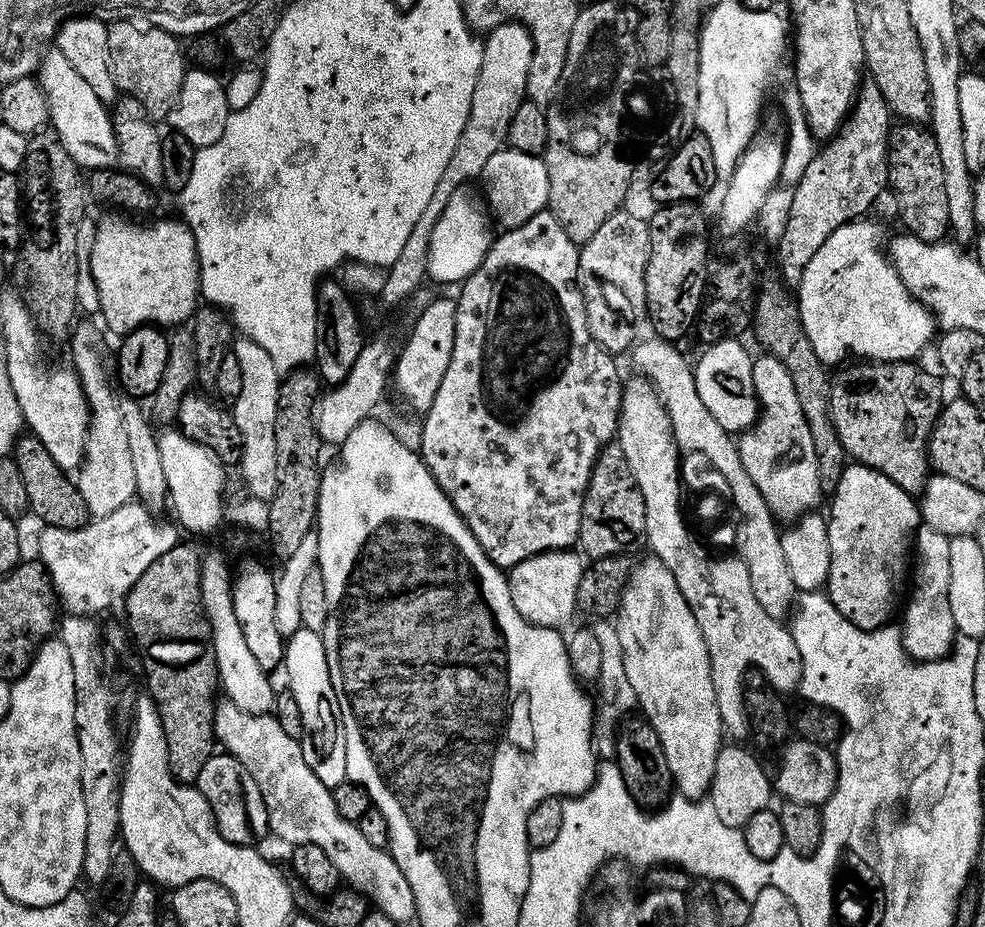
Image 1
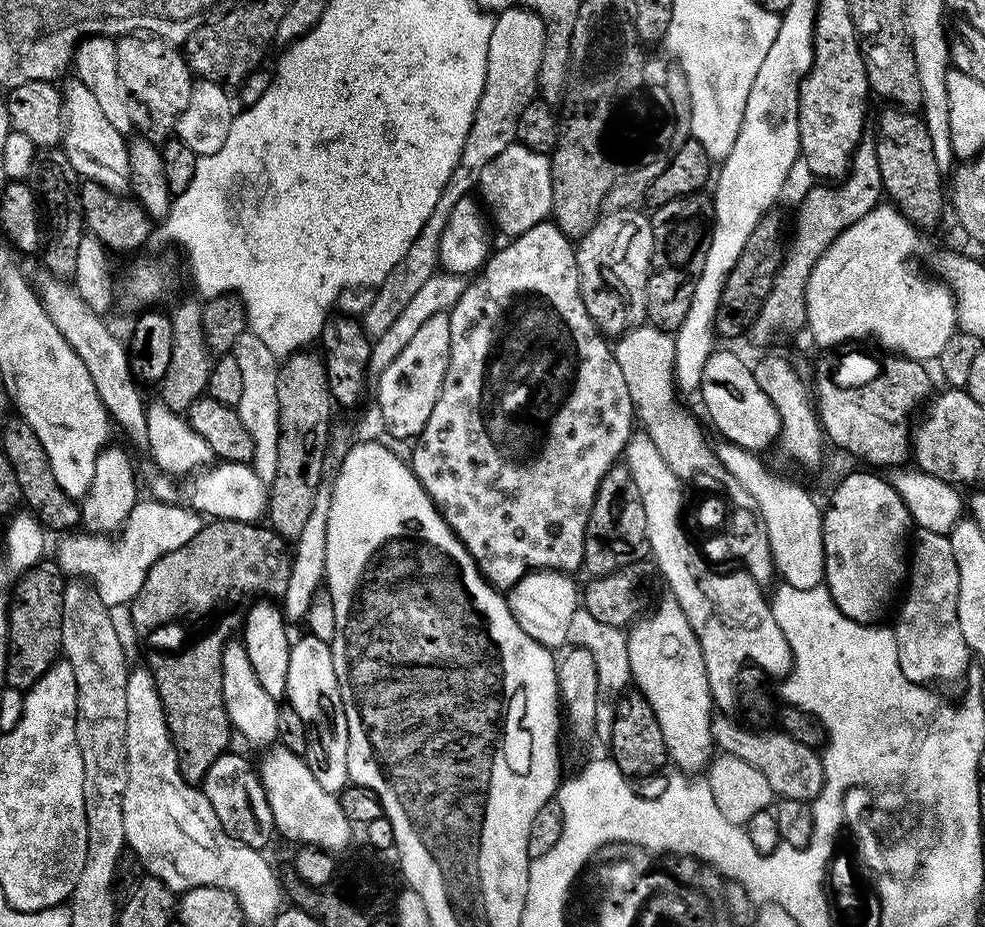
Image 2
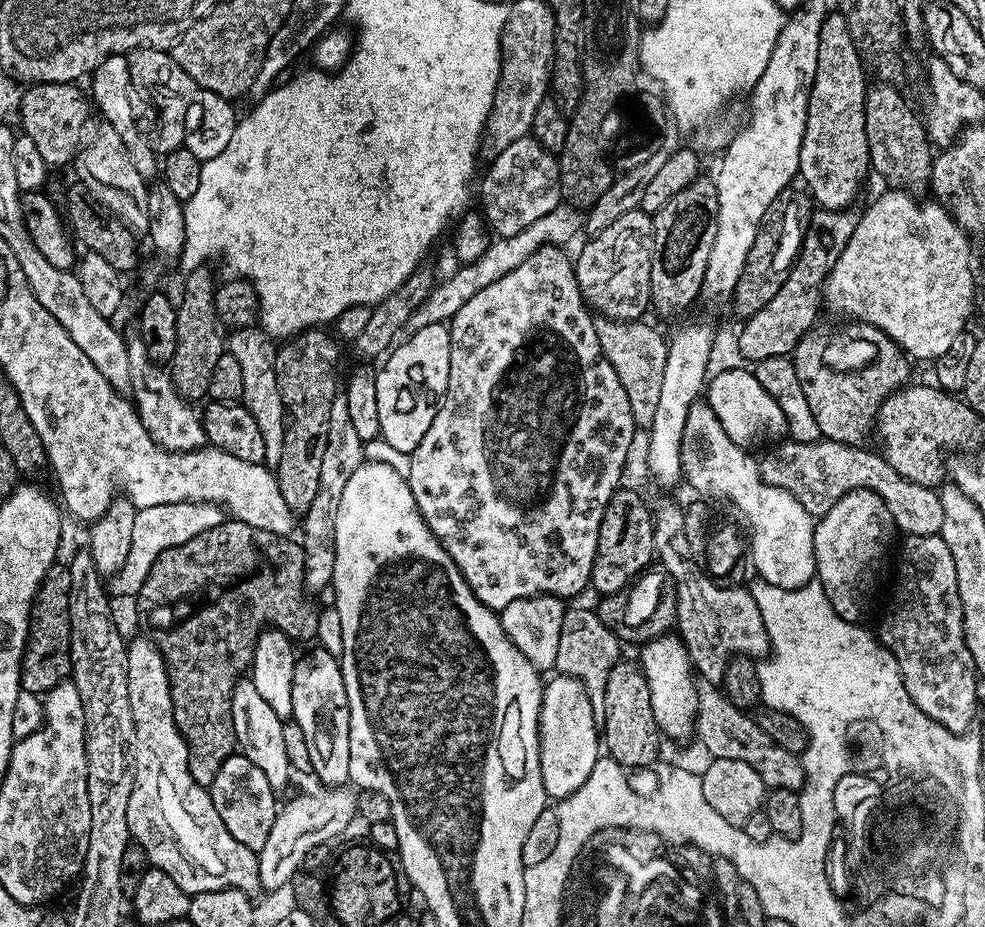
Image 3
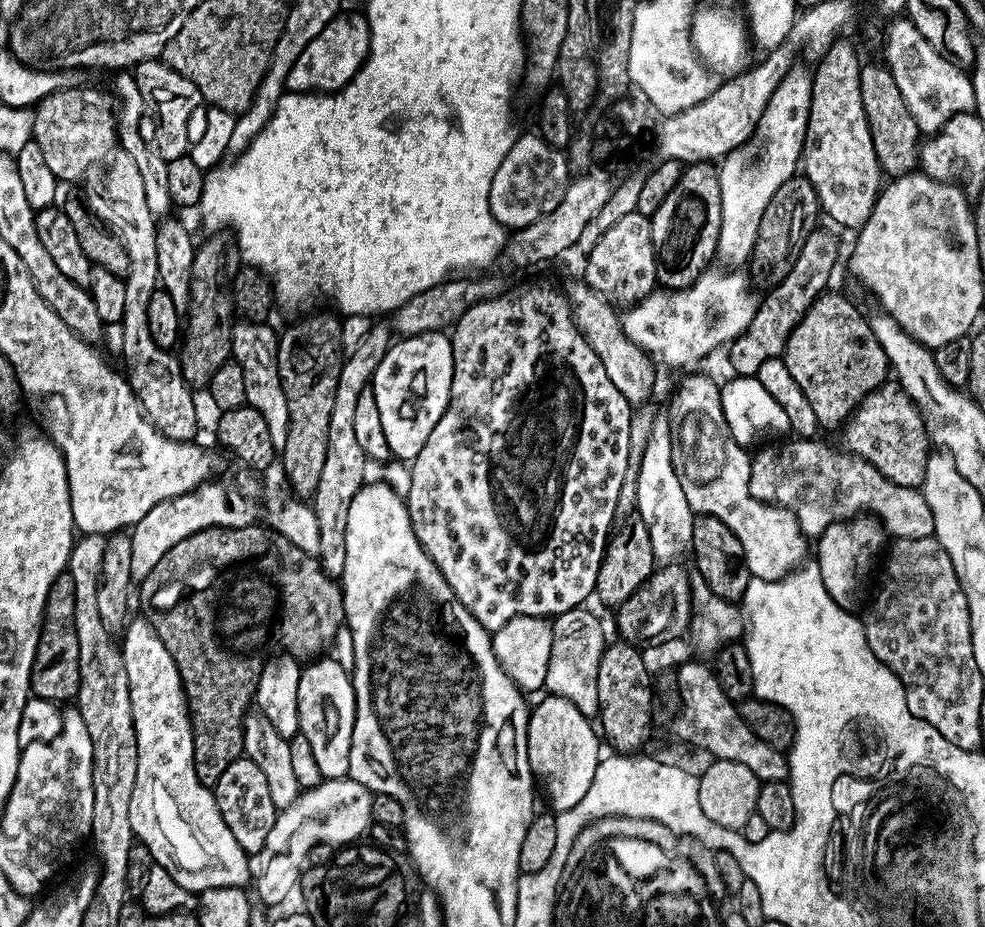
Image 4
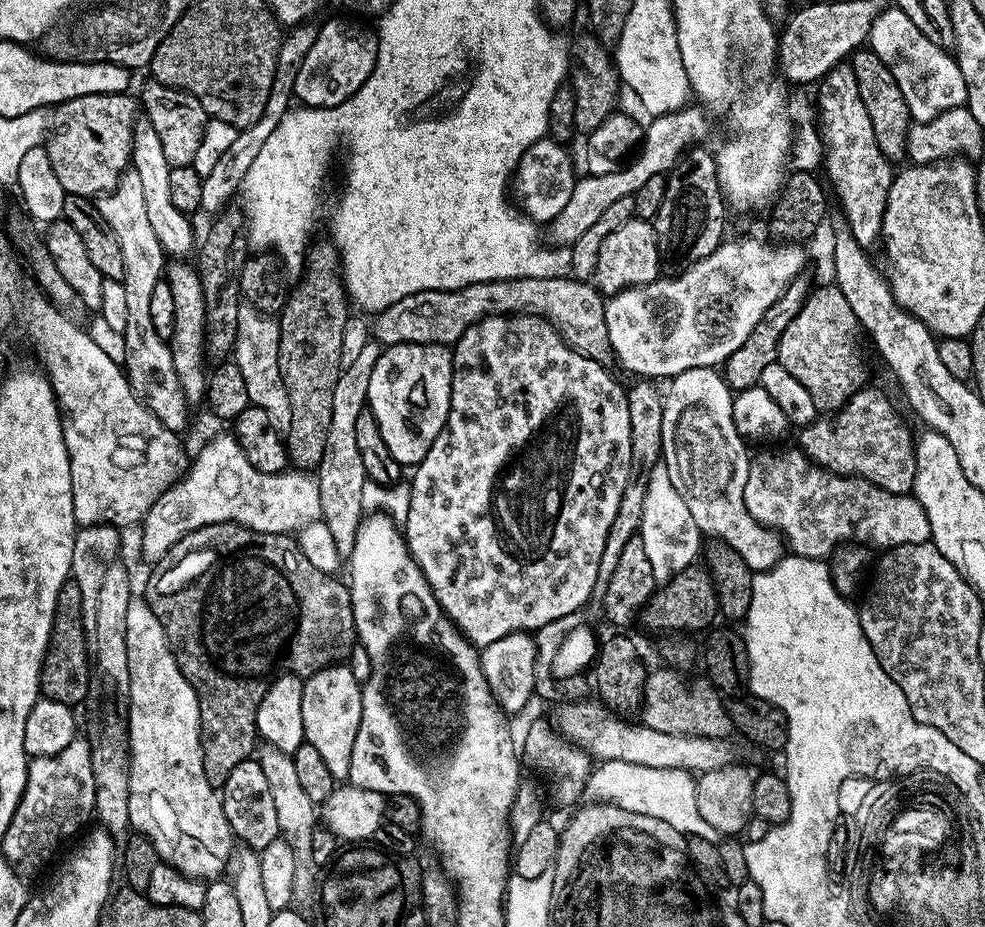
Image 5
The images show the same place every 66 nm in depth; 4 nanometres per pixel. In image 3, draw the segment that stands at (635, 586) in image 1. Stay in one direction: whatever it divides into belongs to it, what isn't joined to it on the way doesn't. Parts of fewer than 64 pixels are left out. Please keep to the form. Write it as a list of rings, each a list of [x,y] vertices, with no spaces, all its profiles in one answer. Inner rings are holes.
[[[665,634],[649,640],[639,649],[638,663],[644,669],[646,682],[650,686],[650,706],[654,706],[654,722],[658,722],[661,733],[672,740],[684,740],[696,730],[697,677],[694,675],[692,659],[684,649],[684,642],[676,634]]]

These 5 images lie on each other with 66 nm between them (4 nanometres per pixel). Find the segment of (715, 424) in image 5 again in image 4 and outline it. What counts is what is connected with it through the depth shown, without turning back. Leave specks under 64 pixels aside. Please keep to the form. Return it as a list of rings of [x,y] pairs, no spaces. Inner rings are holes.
[[[688,376],[680,384],[680,390],[672,404],[672,416],[670,415],[670,423],[672,425],[672,461],[676,467],[678,474],[678,482],[682,482],[682,491],[686,494],[686,502],[690,502],[693,513],[703,514],[705,516],[713,516],[722,522],[726,522],[726,526],[730,526],[730,530],[734,530],[734,534],[738,538],[738,542],[742,542],[742,550],[748,559],[748,569],[750,570],[753,579],[764,581],[778,581],[782,577],[786,577],[795,569],[799,567],[806,559],[806,552],[810,550],[808,538],[801,530],[800,523],[797,516],[793,514],[789,508],[784,508],[778,504],[765,502],[763,500],[756,500],[750,494],[750,466],[752,461],[750,459],[750,452],[745,445],[740,444],[735,438],[734,434],[730,434],[730,426],[726,422],[726,414],[722,408],[722,398],[720,397],[721,385],[715,384],[708,376]]]

